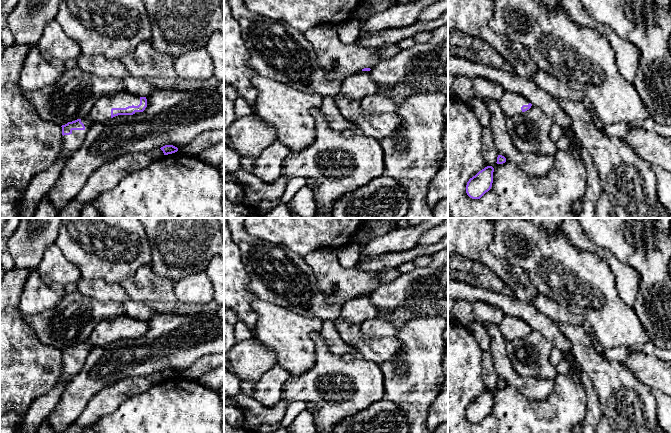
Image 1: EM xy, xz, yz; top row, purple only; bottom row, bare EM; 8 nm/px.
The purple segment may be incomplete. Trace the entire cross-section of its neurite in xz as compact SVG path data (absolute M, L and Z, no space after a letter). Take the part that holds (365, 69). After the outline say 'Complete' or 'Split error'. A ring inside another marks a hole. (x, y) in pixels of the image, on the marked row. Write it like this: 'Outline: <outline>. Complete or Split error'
Outline: M324 24L316 26L305 32L305 37L312 44L319 64L327 72L327 77L330 80L344 81L361 71L370 71L380 62L380 47L362 47L356 44L344 44L339 39L337 25Z. Split error

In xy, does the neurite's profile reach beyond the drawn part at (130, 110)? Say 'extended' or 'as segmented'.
extended

